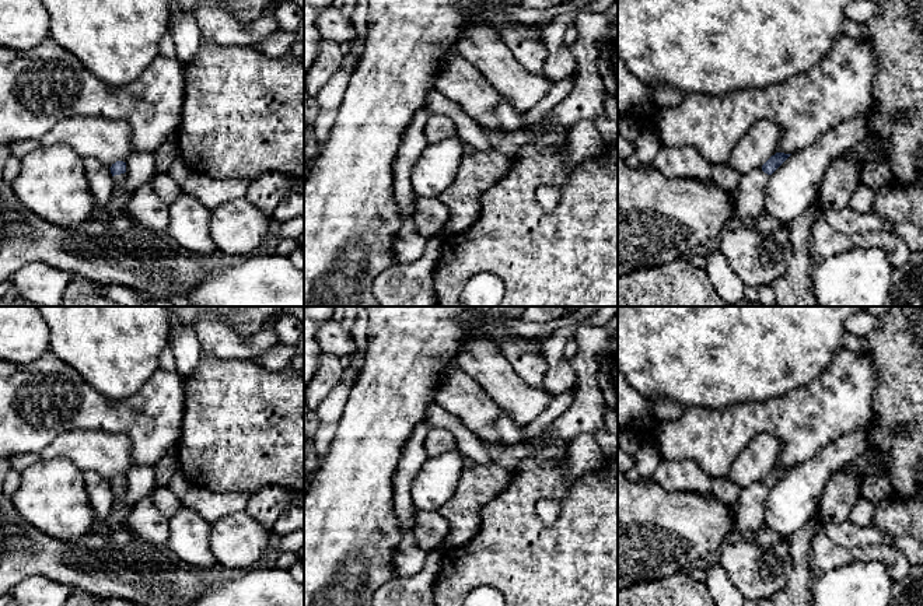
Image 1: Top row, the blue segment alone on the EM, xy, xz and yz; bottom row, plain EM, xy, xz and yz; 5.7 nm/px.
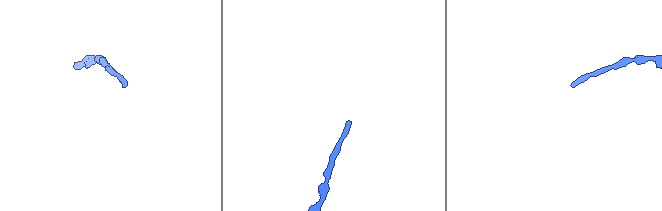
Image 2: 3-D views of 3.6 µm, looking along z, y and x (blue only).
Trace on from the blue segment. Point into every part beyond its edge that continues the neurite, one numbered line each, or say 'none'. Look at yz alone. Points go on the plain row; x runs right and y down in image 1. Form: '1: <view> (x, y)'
1: yz (750, 510)

